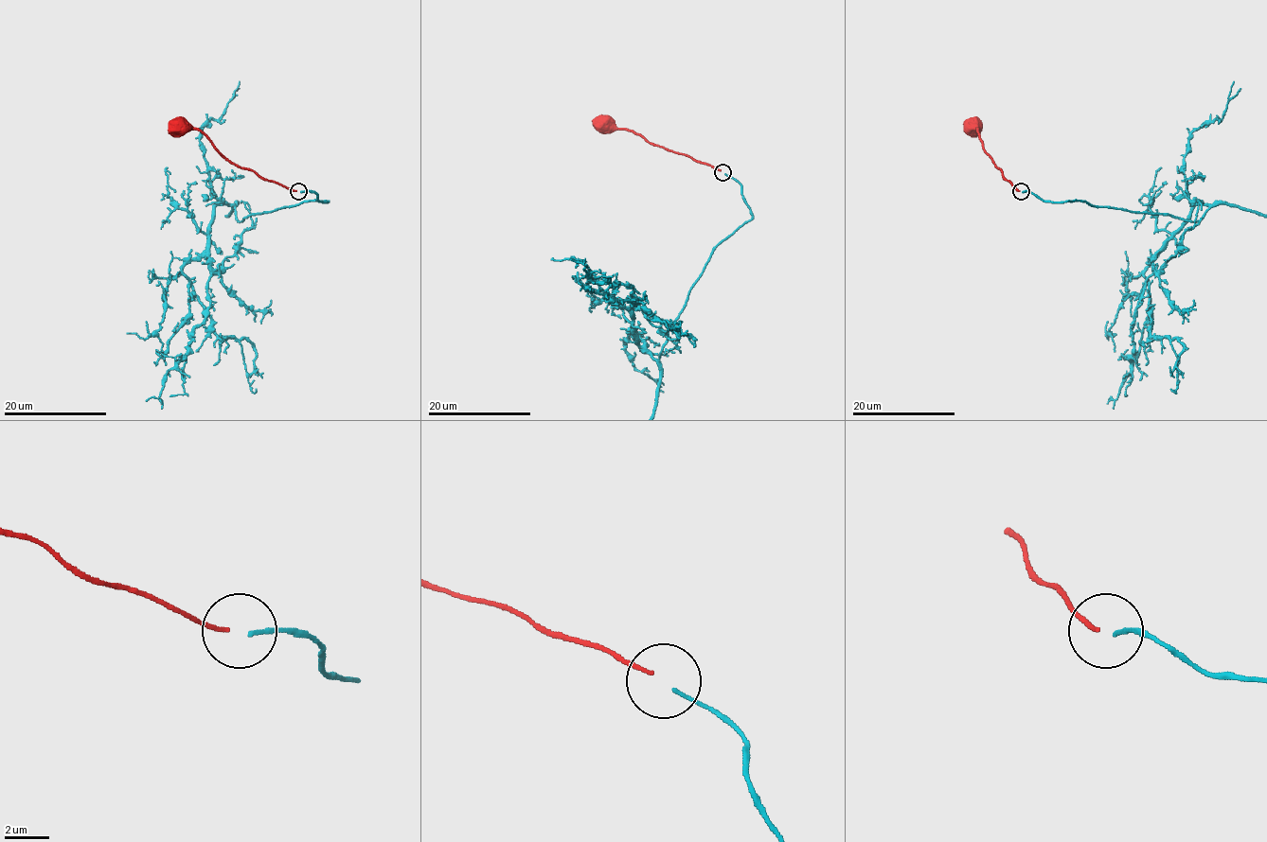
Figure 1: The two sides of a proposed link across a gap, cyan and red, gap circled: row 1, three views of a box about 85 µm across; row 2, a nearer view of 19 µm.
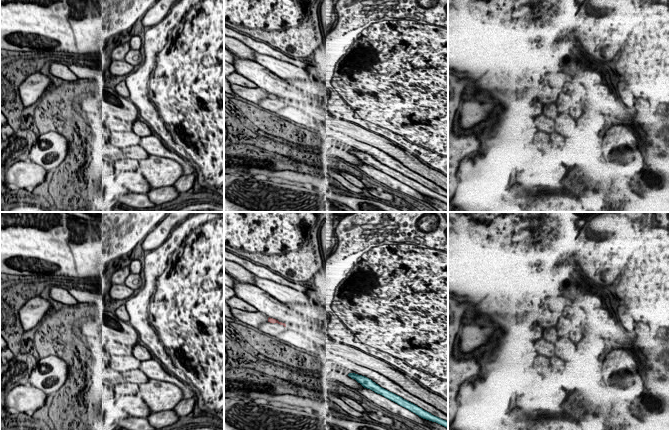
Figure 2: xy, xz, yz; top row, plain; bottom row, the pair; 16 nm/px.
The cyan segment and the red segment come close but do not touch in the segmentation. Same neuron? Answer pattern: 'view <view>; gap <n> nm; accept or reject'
view xz; gap 1250 nm; accept

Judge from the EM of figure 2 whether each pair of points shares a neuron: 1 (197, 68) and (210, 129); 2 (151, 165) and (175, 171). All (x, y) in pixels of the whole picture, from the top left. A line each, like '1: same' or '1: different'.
1: same
2: same

